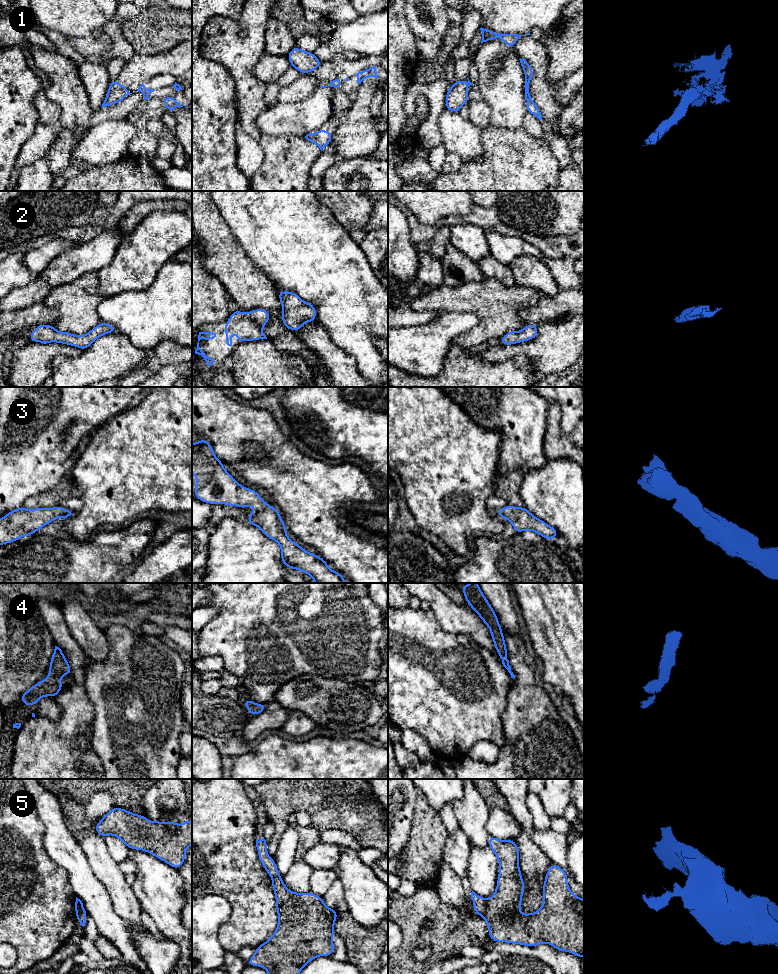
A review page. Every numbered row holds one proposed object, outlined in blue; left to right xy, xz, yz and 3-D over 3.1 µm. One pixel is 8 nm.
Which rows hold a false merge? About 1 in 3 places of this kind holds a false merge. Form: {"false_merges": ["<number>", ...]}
{"false_merges": ["1", "5"]}

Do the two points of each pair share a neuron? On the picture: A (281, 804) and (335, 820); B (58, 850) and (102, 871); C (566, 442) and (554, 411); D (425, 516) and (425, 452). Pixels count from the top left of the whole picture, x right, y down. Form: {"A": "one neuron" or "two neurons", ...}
{"A": "one neuron", "B": "two neurons", "C": "one neuron", "D": "one neuron"}

